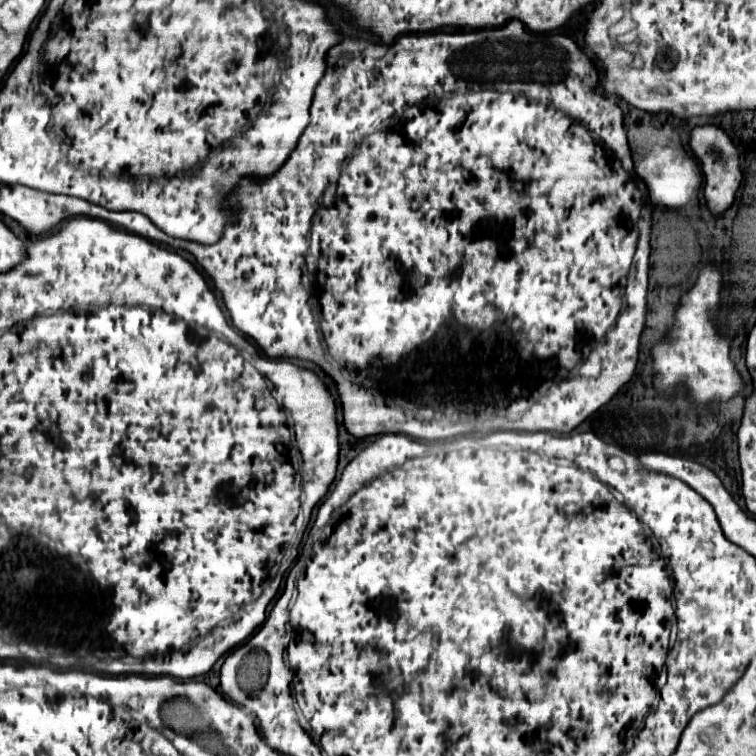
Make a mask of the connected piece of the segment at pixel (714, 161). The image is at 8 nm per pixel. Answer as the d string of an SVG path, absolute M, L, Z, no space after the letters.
M712 125L696 127L692 131L692 137L690 137L690 147L692 147L692 151L696 153L696 157L702 163L702 171L704 171L704 177L706 177L704 195L706 195L708 207L710 207L712 213L718 215L718 213L726 211L732 205L736 189L740 187L740 181L742 181L738 151L736 151L734 143L730 141L730 137L726 133L722 129L718 129L718 127L712 127Z

